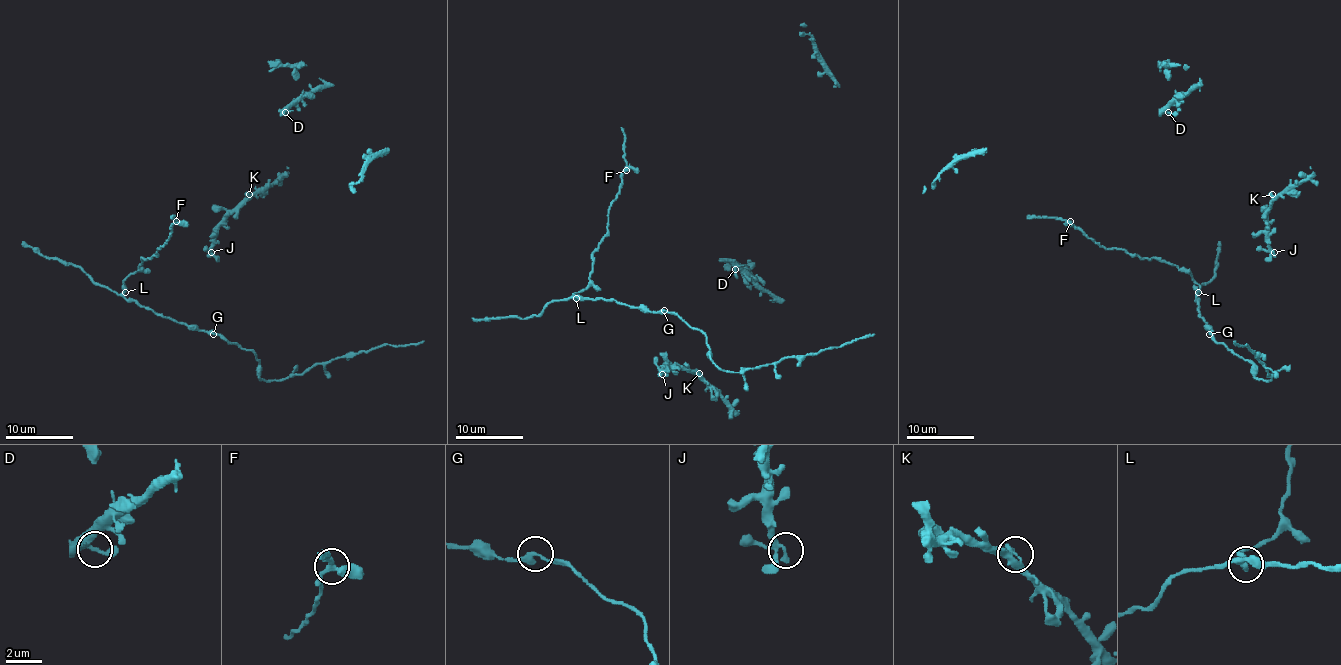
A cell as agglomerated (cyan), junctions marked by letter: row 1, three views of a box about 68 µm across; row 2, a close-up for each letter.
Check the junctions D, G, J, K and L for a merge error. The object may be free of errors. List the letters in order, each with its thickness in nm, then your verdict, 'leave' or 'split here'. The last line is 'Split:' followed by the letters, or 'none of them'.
D: calibre 260 nm; leave
G: calibre 280 nm; leave
J: calibre 280 nm; leave
K: calibre 320 nm; leave
L: calibre 280 nm; split here
Split: L

